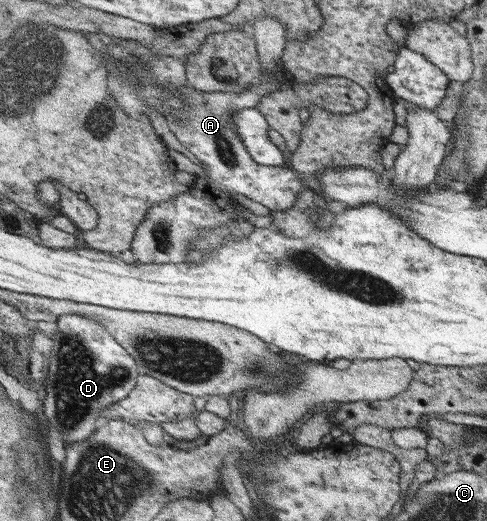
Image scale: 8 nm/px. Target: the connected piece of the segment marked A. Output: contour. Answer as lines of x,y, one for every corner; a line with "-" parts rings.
263,16
259,18
254,28
251,29
259,42
260,58
264,66
268,69
269,78
265,78
264,82
251,86
247,90
238,93
228,92
206,92
199,90
191,85
180,87
183,90
183,95
189,100
189,108
183,113
183,118
175,118
175,116
166,116
170,131
176,136
177,140
188,149
196,158
203,164
203,177
196,180
194,187
189,188
186,193
180,194
179,197
162,201
152,206
139,226
136,233
131,251
134,255
133,263
136,265
152,264
156,260
156,264
180,264
180,262
188,262
188,254
191,254
191,248
194,248
193,242
203,234
203,230
211,230
217,226
223,226
237,218
234,196
246,196
250,200
259,202
268,208
271,212
287,211
296,201
299,193
307,187
307,180
302,173
295,171
291,166
264,166
258,164
252,155
247,151
246,145
242,142
242,137
233,129
233,114
236,111
242,110
244,107
253,107
260,102
260,99
272,91
277,91
283,84
276,82
271,78
272,69
280,62
284,55
284,50
287,45
287,32
283,22
280,22
273,16

